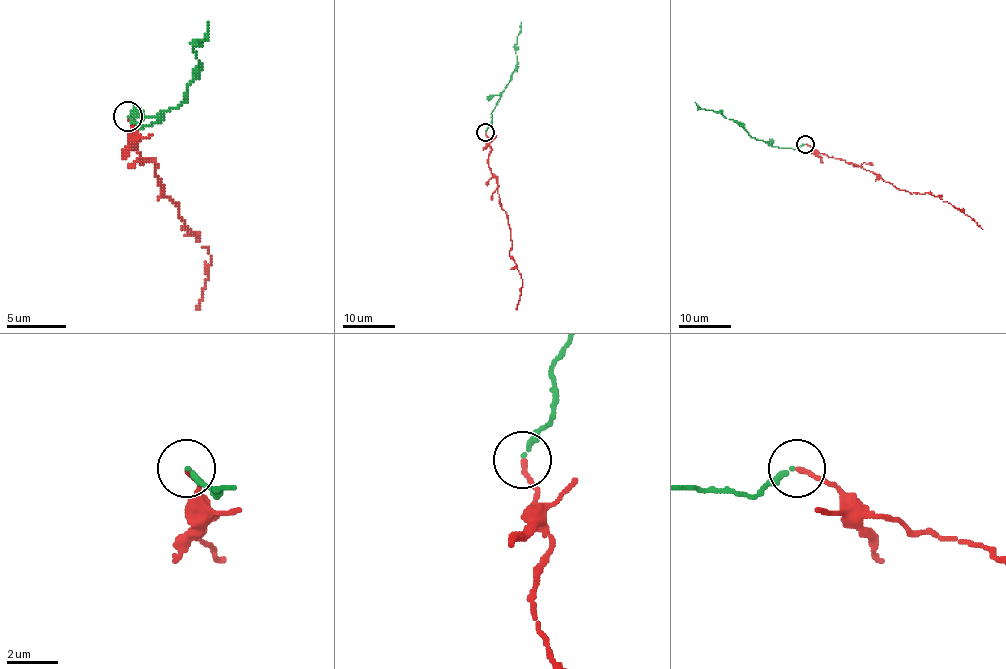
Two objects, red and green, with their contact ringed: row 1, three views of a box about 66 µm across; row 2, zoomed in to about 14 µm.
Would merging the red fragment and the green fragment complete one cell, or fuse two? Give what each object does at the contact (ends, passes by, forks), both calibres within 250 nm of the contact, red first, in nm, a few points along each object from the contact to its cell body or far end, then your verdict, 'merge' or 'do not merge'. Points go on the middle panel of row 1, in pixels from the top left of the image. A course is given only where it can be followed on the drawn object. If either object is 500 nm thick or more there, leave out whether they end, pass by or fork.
red ends there; green ends there; 190 nm thick on the red side, 200 nm on the other; red runs (486, 132), (491, 147), (488, 167), (509, 224), (509, 256), (522, 280), (516, 309); green runs (486, 132), (491, 124), (491, 113), (517, 62), (514, 48), (521, 22); merge

